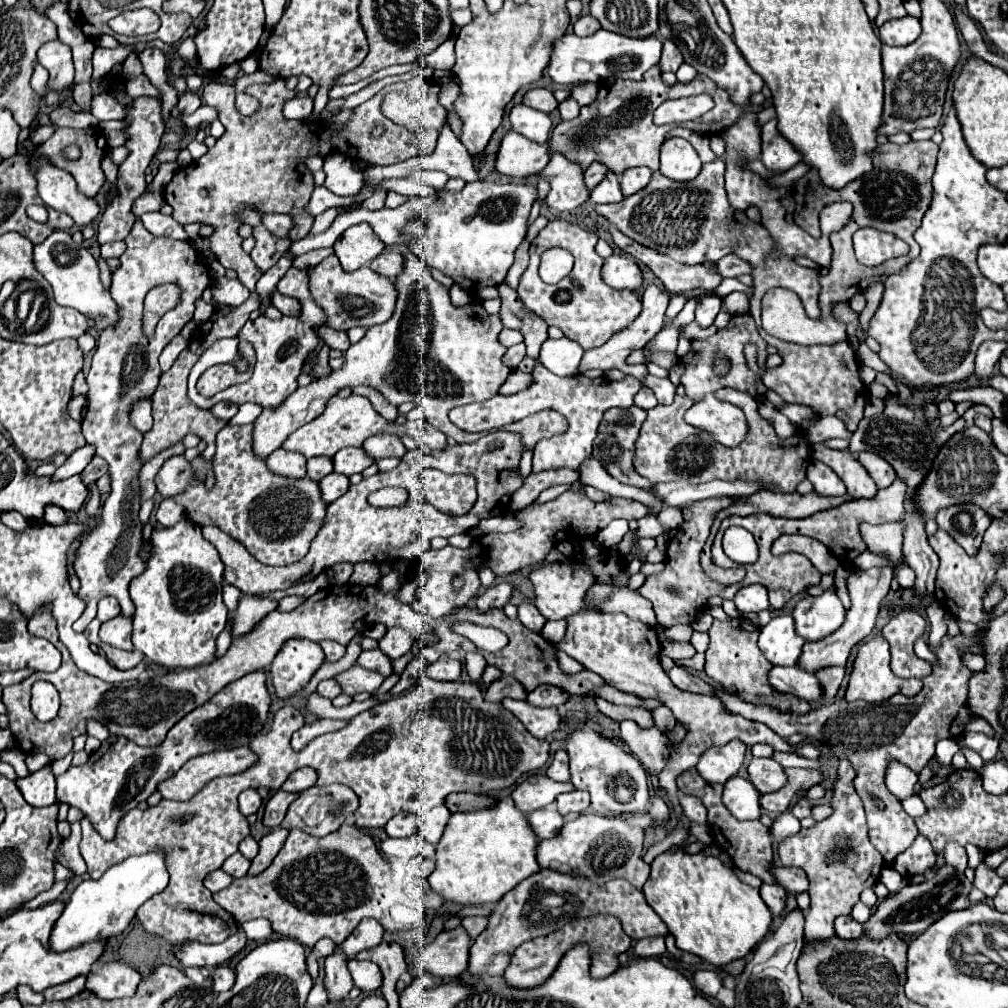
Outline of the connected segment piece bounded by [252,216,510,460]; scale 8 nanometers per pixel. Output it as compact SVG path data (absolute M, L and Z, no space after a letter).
M418 216L408 218L402 228L408 244L396 244L404 258L404 268L394 278L398 300L390 320L370 326L364 338L346 350L346 362L340 370L314 380L306 388L298 388L278 410L262 410L262 414L254 420L252 432L252 446L258 458L266 460L294 430L298 430L298 426L322 414L326 402L340 388L354 388L358 384L374 386L394 406L402 402L416 402L434 428L452 436L458 444L468 442L468 434L448 420L448 412L462 404L482 402L484 394L498 394L500 384L510 372L510 368L500 362L506 352L506 348L498 342L502 322L498 314L490 316L480 302L472 302L464 308L452 306L448 290L432 278L428 266L410 246L410 242L416 242L422 236L422 224L422 218Z

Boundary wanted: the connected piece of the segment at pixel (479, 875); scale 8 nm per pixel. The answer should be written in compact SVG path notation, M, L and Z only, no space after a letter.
M510 796L500 798L500 804L496 804L490 810L456 812L450 816L450 822L436 846L436 868L430 874L430 886L434 892L438 892L444 898L444 902L452 902L460 906L480 906L480 904L498 902L508 890L512 890L524 878L540 870L536 862L536 844L538 838L532 834L526 816L514 808Z

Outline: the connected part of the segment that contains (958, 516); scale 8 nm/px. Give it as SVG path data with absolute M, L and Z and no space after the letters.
M950 506L936 514L938 528L946 530L968 556L978 554L982 536L990 522L990 516L984 510L978 510L978 506Z

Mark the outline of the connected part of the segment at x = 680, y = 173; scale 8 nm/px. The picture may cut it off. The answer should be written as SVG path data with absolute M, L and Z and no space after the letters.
M668 138L660 148L660 172L676 182L690 182L698 176L702 162L694 146L684 138Z

